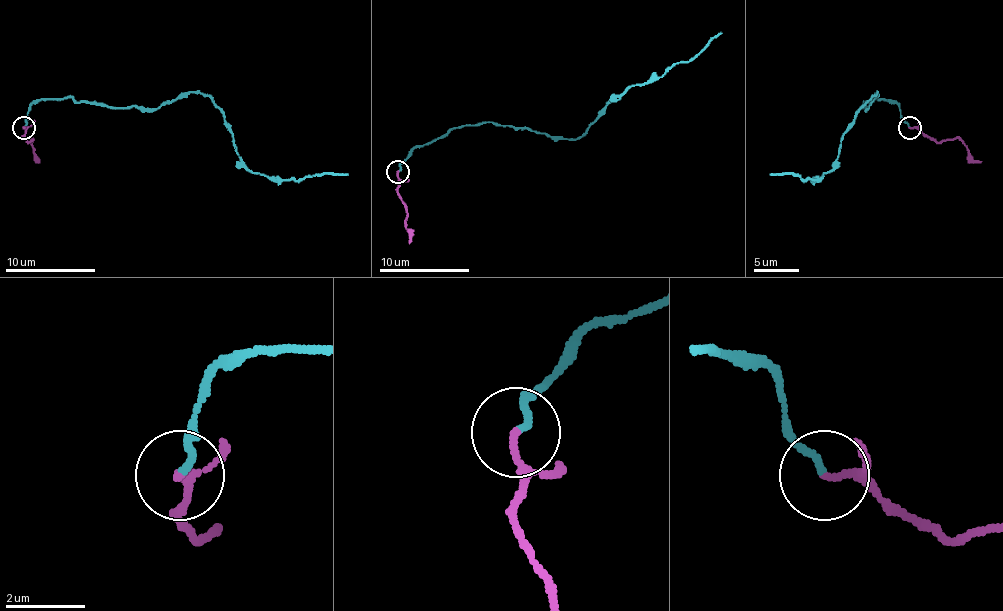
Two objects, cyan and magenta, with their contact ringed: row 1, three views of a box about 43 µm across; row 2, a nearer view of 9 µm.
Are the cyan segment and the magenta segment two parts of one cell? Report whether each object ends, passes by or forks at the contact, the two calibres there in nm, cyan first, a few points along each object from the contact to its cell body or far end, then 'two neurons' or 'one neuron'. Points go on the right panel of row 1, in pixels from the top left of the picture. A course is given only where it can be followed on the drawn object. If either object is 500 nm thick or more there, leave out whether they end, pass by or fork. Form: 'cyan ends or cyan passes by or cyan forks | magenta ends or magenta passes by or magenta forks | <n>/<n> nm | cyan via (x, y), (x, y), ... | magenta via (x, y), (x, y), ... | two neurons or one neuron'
cyan ends | magenta passes by | 180/140 nm | cyan via (910, 127), (887, 100), (860, 107), (872, 104), (876, 93), (842, 136), (829, 172), (818, 179), (770, 174) | magenta via (910, 127), (937, 140), (957, 138), (973, 161), (982, 161) | one neuron

